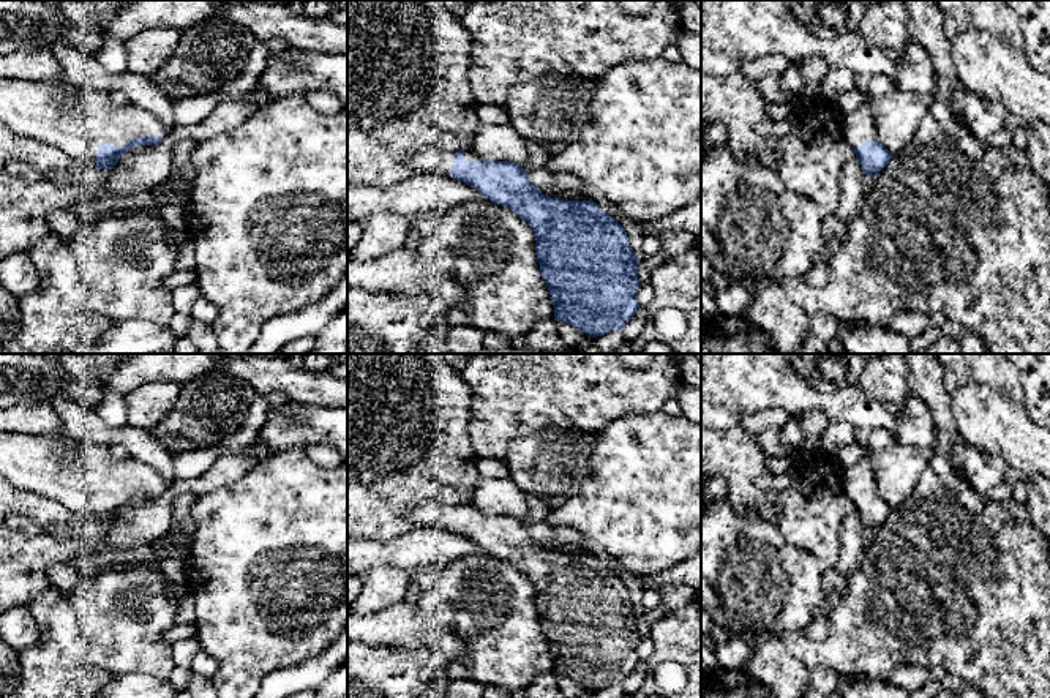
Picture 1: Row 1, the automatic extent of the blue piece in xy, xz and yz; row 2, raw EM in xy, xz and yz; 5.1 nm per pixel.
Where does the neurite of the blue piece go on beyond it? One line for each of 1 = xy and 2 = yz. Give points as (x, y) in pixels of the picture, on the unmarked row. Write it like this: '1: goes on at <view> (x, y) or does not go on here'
1: goes on at xy (30, 461)
2: goes on at yz (858, 480)

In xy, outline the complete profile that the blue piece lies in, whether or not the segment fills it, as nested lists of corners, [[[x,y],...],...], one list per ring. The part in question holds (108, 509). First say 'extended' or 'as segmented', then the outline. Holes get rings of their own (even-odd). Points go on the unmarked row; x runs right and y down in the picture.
extended; [[[0,431],[0,477],[21,490],[55,499],[66,505],[76,523],[111,523],[133,499],[155,499],[164,493],[166,482],[161,474],[134,458],[114,461],[107,447],[85,444],[71,456],[57,453],[60,439],[52,434],[21,434]]]

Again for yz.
extended; [[[868,453],[851,467],[842,469],[842,483],[845,496],[856,507],[868,532],[881,526],[892,513],[892,507],[878,494]]]

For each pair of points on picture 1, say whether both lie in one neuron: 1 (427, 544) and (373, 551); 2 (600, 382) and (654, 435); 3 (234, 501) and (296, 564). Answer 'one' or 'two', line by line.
1: one
2: two
3: one

